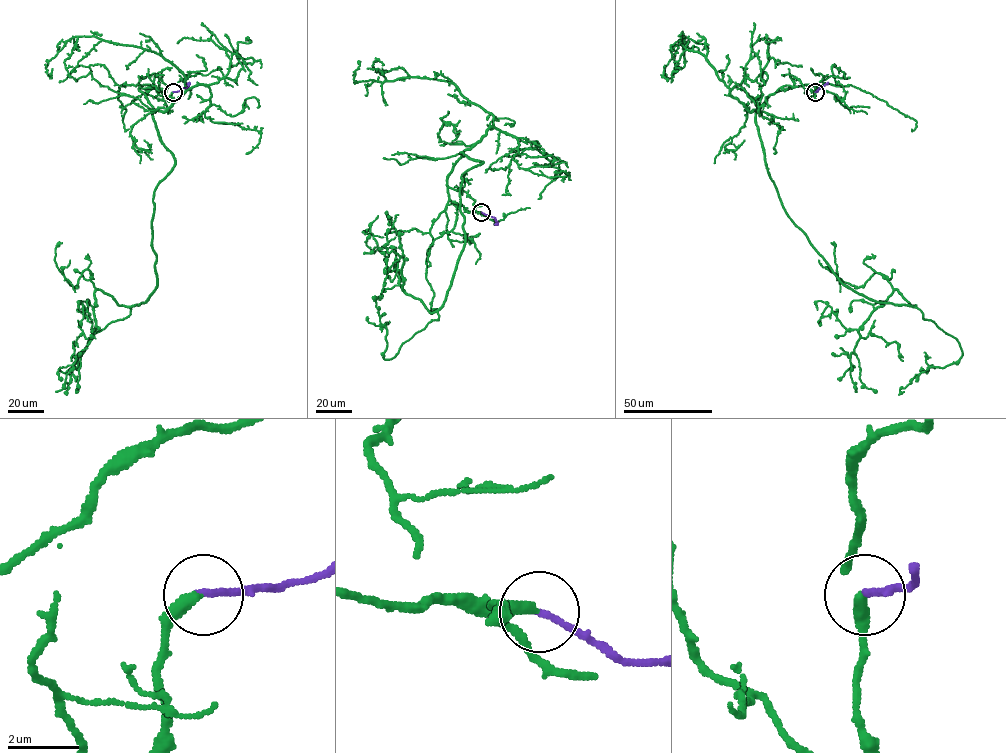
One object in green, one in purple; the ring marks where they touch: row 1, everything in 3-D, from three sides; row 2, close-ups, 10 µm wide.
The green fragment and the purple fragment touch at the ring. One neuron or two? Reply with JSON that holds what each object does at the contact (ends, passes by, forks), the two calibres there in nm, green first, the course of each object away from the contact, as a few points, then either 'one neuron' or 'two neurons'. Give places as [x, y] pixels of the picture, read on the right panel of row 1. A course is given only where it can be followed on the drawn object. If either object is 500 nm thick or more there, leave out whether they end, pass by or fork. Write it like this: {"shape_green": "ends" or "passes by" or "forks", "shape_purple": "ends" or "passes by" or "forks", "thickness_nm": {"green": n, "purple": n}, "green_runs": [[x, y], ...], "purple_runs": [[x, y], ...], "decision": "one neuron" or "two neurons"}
{"shape_green": "ends", "shape_purple": "ends", "thickness_nm": {"green": 340, "purple": 180}, "green_runs": [[815, 92], [794, 76], [756, 112], [781, 204], [844, 284], [915, 305], [894, 290], [860, 328], [856, 391]], "purple_runs": [[815, 92], [827, 84]], "decision": "one neuron"}

